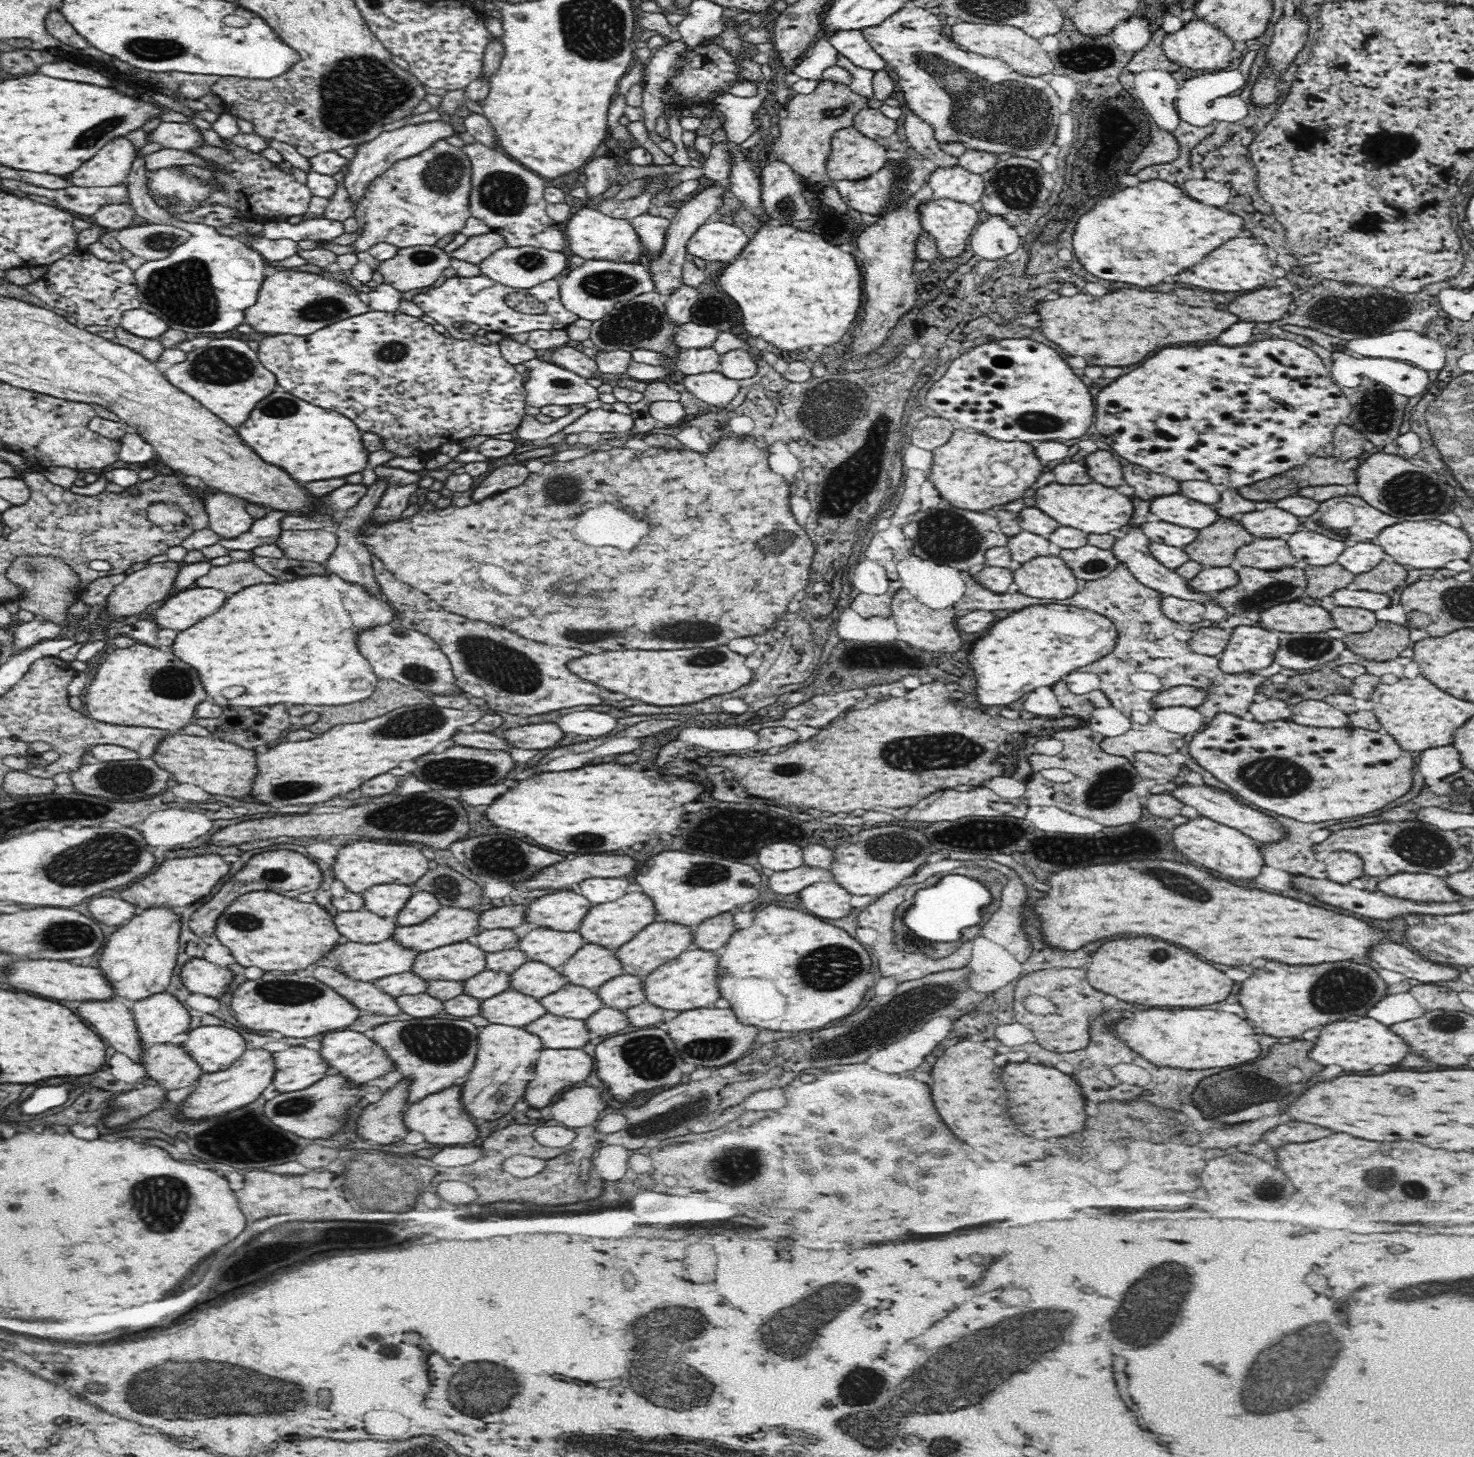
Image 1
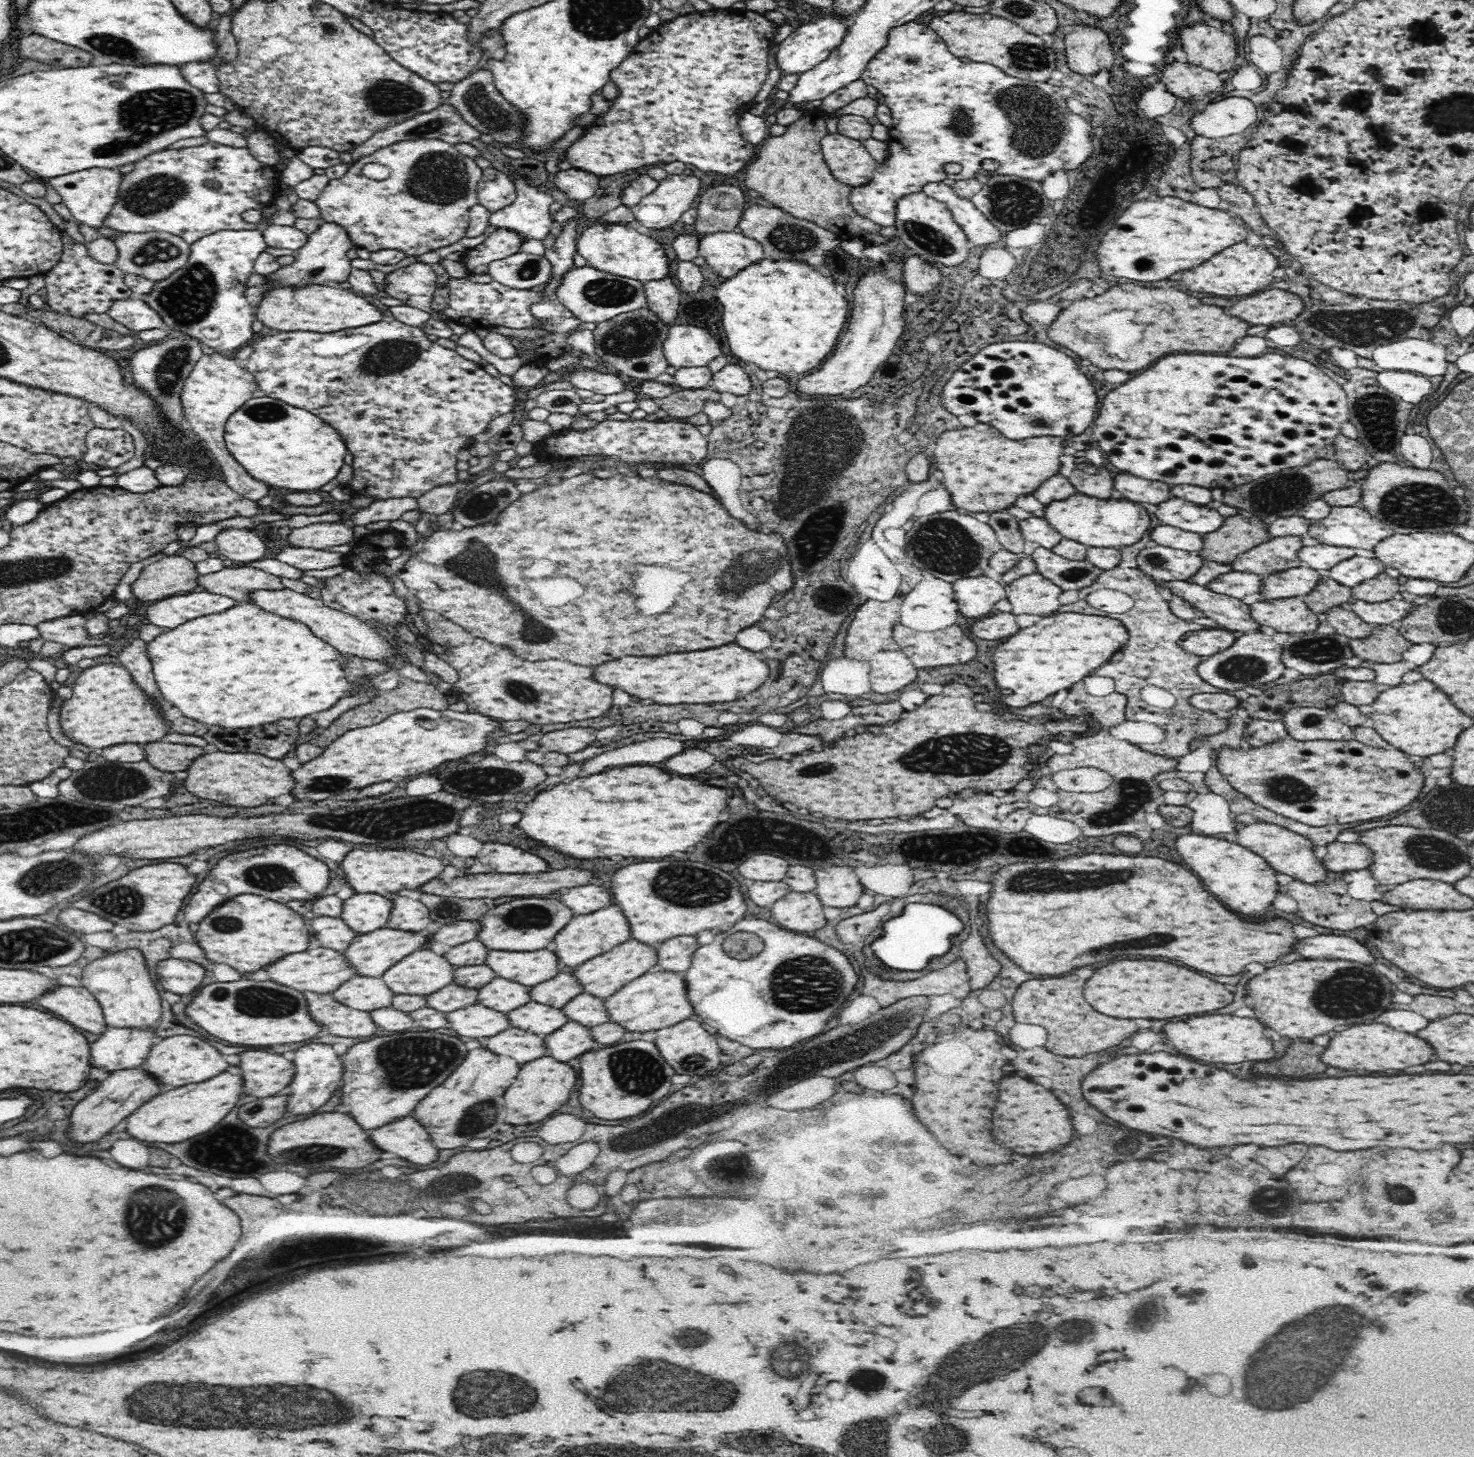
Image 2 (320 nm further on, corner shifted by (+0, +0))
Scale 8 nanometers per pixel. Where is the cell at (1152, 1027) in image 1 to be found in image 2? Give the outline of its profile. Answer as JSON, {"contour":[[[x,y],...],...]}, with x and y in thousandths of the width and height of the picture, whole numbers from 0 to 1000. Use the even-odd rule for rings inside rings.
{"contour":[[[822,696],[822,697],[811,697],[806,701],[794,701],[790,704],[791,715],[796,718],[802,725],[809,725],[811,728],[818,729],[830,729],[840,730],[845,728],[860,728],[864,726],[866,721],[860,711],[858,710],[858,704],[852,699],[840,699],[836,696]]]}

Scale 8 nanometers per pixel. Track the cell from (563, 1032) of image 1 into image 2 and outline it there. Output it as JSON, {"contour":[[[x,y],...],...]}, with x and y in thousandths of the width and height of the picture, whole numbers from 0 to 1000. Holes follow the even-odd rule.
{"contour":[[[346,704],[338,710],[333,711],[328,717],[328,719],[334,720],[339,725],[349,725],[354,731],[370,725],[368,711],[354,706]]]}

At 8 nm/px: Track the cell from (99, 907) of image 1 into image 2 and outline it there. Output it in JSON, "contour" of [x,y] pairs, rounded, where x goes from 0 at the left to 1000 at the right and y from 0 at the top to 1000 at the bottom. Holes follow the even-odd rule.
{"contour":[[[45,623],[39,626],[39,631],[43,634],[44,636],[48,637],[50,640],[56,642],[56,641],[62,641],[64,640],[71,640],[76,638],[79,634],[64,627],[63,626],[58,626],[54,623]]]}

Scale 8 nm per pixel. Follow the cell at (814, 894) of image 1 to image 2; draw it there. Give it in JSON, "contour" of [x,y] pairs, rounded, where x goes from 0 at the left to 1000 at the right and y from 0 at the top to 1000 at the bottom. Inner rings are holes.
{"contour":[[[536,612],[522,624],[522,631],[531,637],[537,638],[537,640],[552,640],[561,633],[559,622],[552,612]]]}

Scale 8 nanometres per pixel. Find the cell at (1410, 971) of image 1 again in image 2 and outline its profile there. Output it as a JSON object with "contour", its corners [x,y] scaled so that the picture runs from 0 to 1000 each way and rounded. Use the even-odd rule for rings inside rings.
{"contour":[[[891,642],[885,644],[881,656],[883,658],[897,658],[897,659],[917,659],[927,662],[932,662],[932,655],[925,648],[915,642]]]}

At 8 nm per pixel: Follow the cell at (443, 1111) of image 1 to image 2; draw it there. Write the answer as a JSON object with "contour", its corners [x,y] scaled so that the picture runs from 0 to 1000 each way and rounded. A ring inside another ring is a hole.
{"contour":[[[282,766],[262,771],[251,777],[251,782],[261,791],[279,796],[281,799],[292,799],[297,795],[298,787],[294,784],[289,772],[282,770]]]}

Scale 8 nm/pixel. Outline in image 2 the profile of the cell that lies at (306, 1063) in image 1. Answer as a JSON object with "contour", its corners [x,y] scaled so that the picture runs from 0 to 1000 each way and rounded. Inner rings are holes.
{"contour":[[[168,721],[163,723],[161,729],[163,734],[166,736],[166,751],[174,752],[174,754],[180,754],[189,751],[191,747],[197,744],[197,741],[200,739],[199,728],[195,728],[190,723],[178,722],[178,721]]]}

